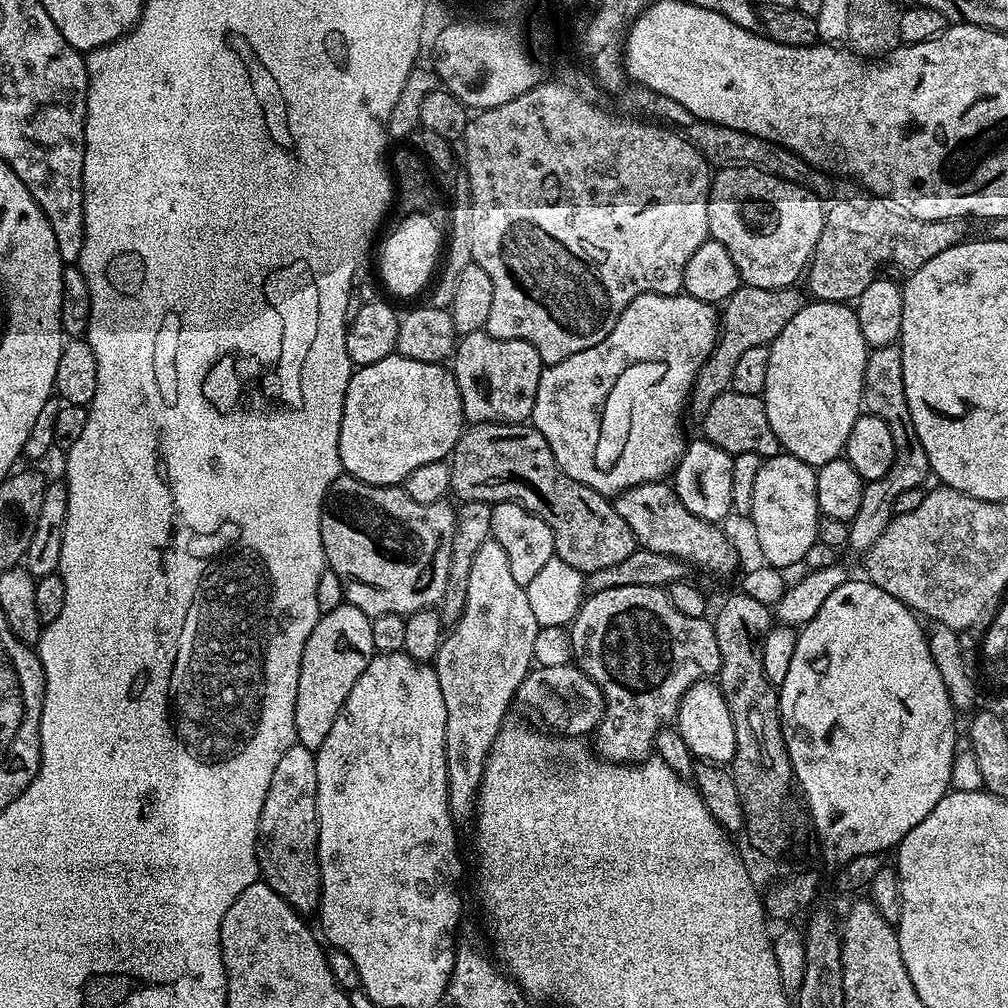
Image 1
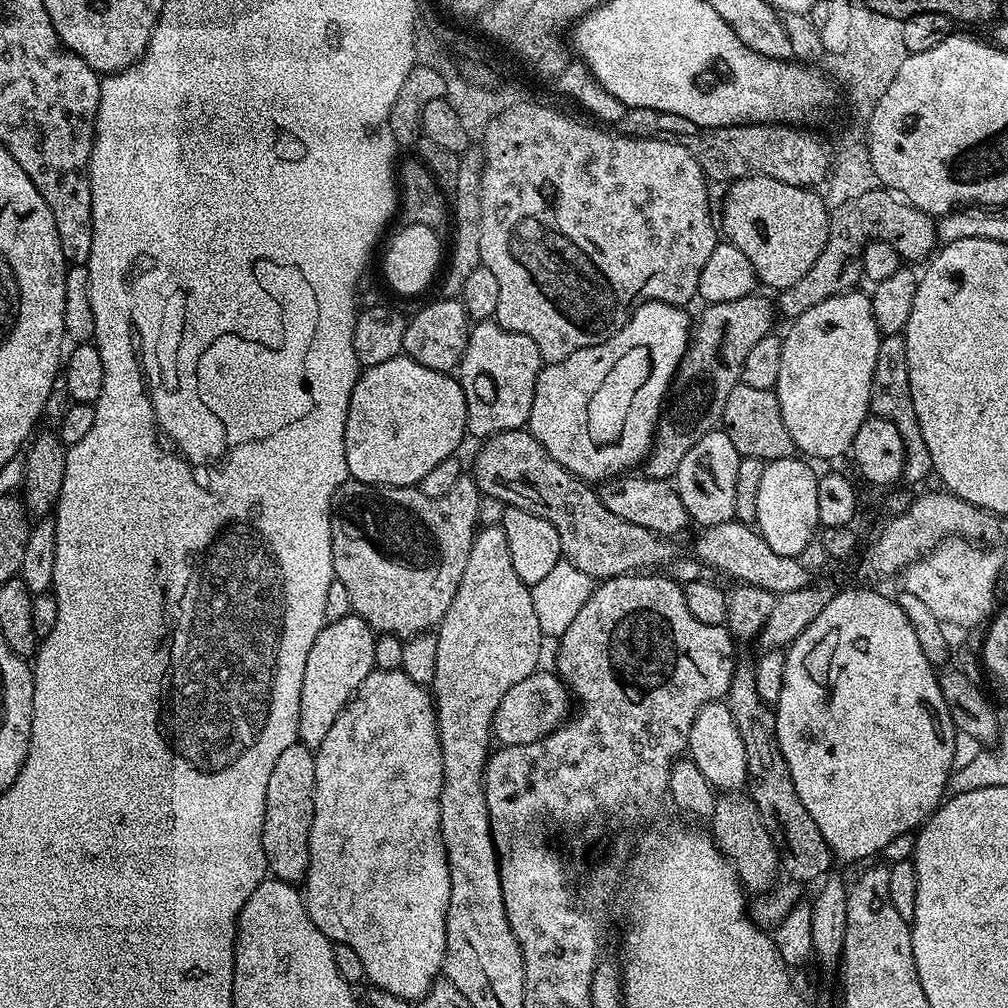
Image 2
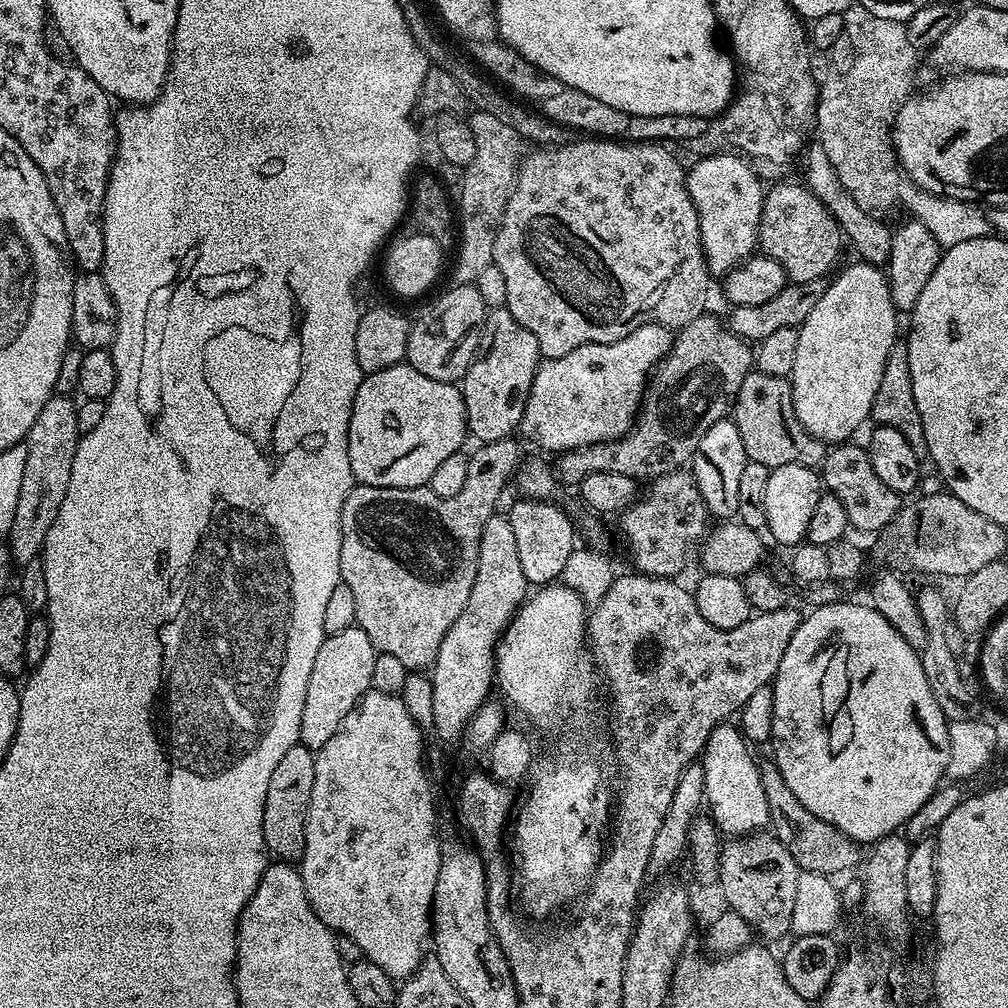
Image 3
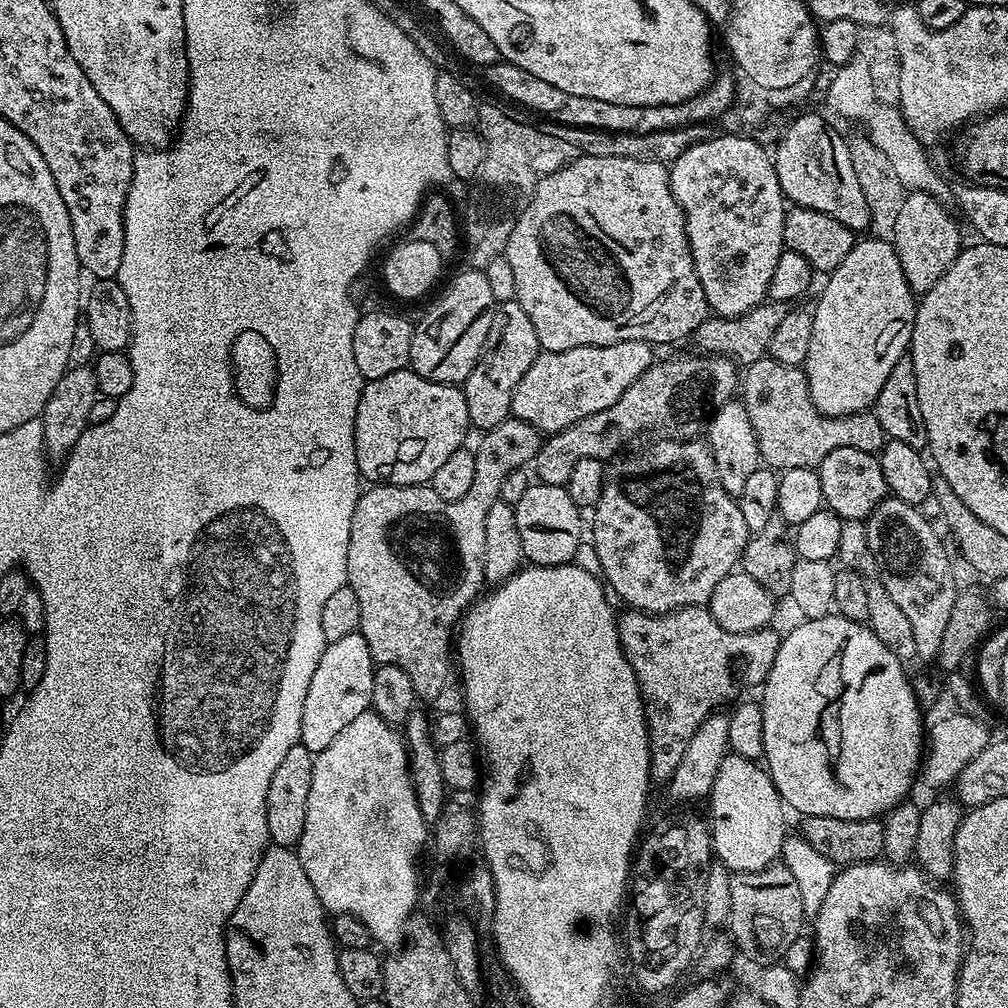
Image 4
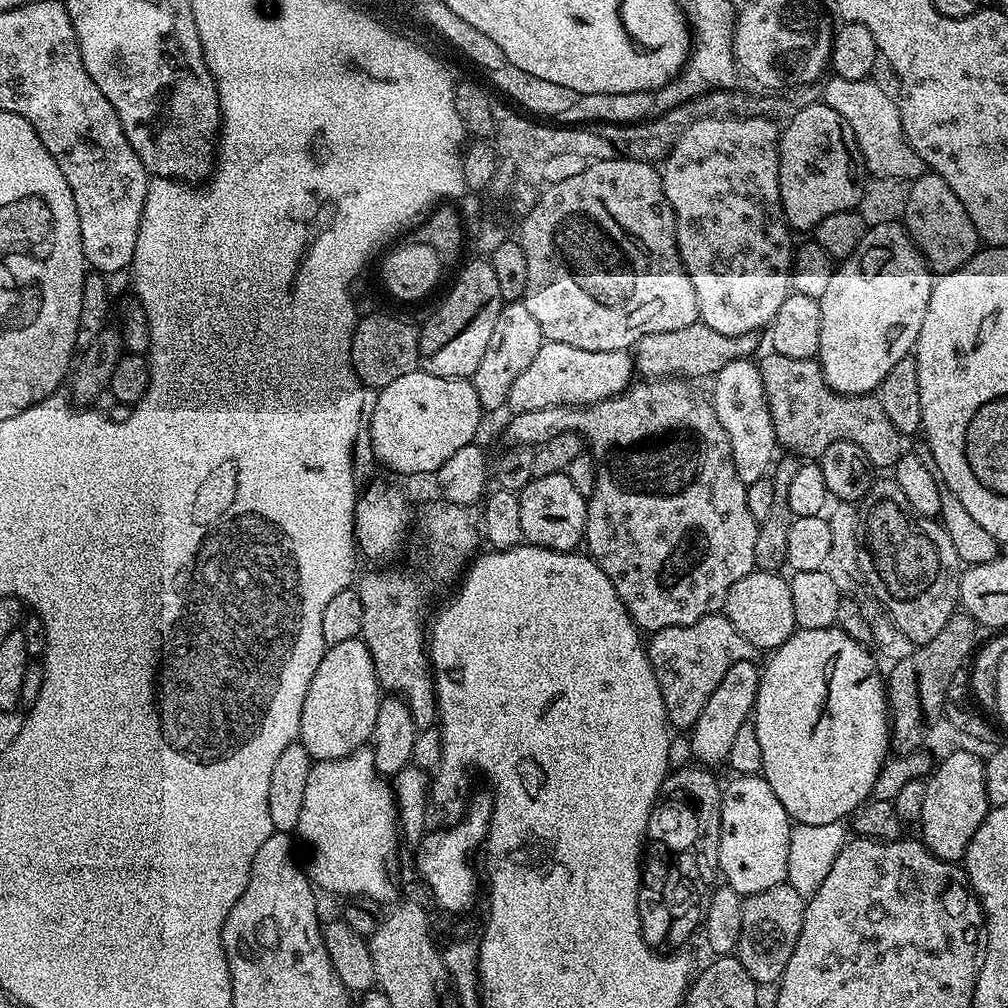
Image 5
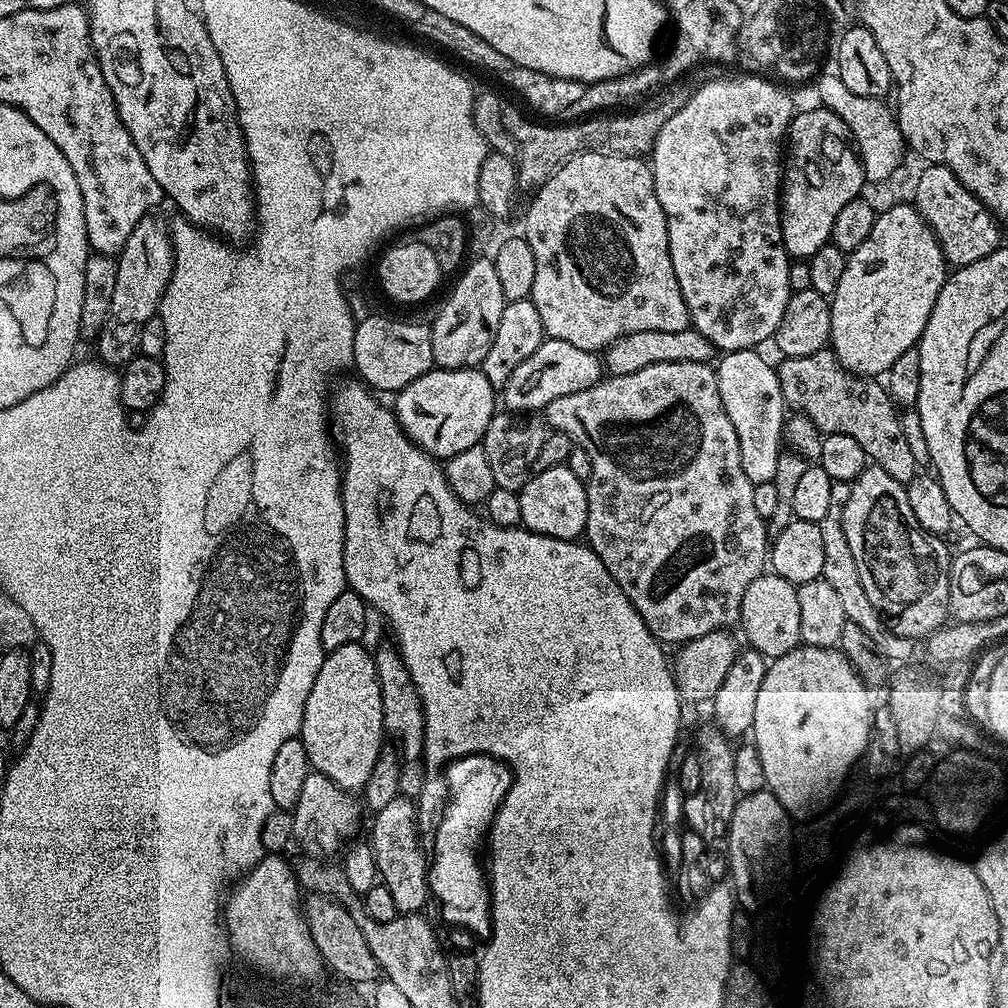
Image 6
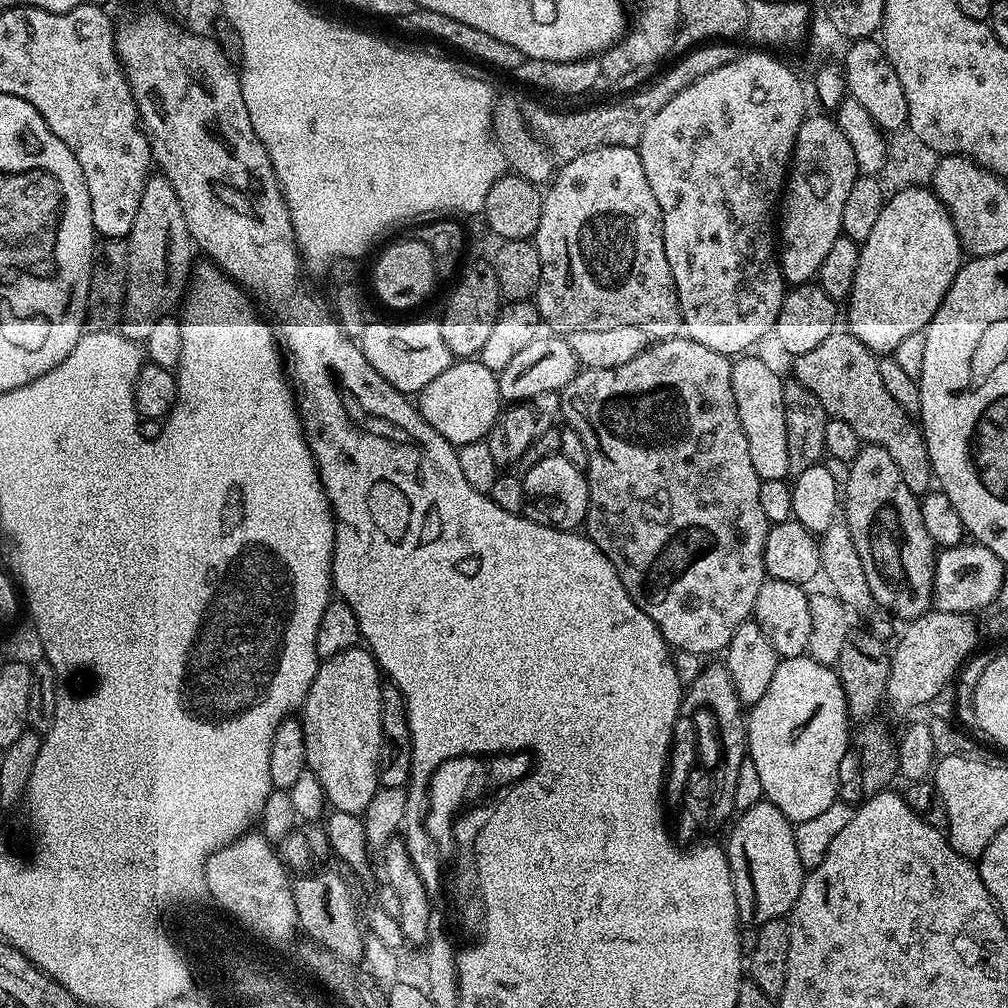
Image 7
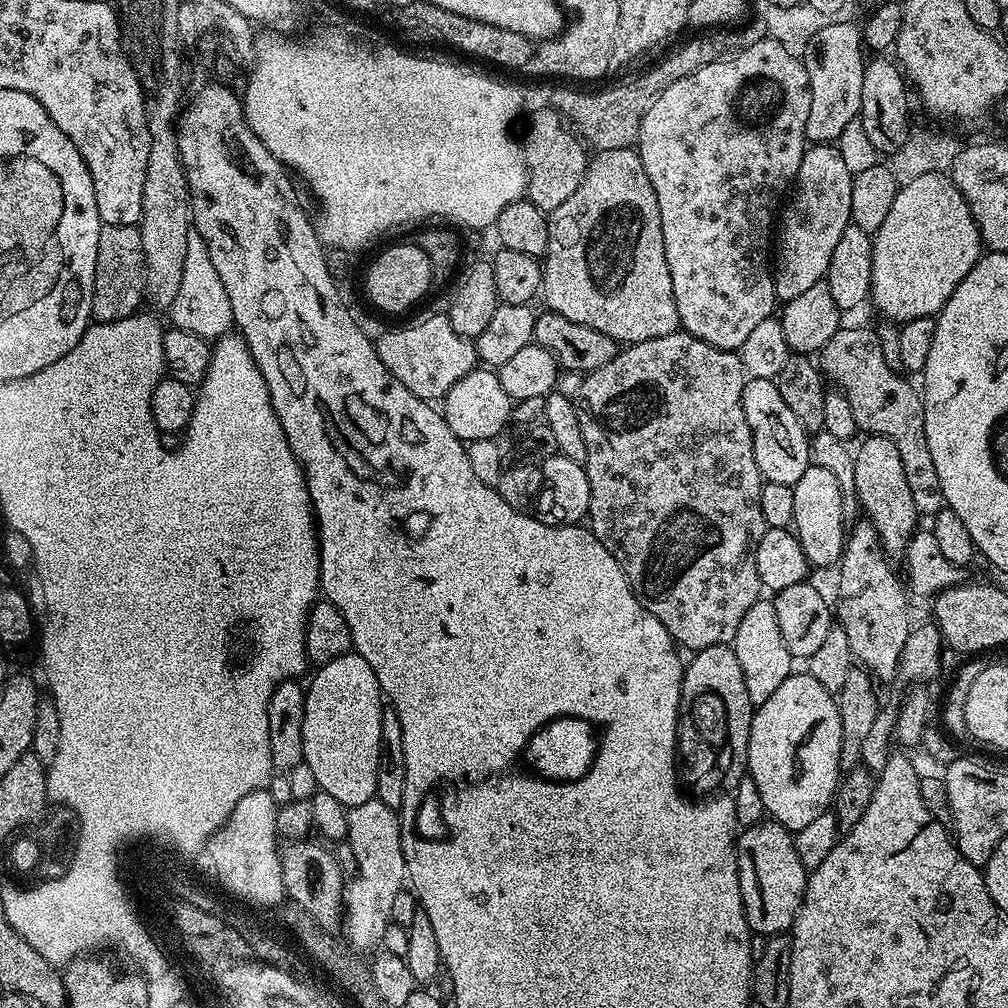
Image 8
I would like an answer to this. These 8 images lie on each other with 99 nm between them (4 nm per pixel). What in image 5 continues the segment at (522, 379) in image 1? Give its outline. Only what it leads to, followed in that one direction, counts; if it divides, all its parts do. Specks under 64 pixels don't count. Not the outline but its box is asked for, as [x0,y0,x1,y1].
[471,300,545,409]

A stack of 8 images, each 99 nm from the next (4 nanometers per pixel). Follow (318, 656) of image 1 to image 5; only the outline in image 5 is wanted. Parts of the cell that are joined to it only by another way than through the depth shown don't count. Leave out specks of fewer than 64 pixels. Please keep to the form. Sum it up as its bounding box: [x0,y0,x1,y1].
[298,638,382,761]

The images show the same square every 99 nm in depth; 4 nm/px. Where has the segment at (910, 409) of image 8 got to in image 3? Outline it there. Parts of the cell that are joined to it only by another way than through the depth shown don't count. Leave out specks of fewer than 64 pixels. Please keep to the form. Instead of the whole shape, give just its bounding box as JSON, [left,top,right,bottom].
[730,370,826,470]

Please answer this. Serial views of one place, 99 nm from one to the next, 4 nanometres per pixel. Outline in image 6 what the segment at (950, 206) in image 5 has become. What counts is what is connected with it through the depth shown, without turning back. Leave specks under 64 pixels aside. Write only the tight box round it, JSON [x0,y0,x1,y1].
[916,164,1001,269]

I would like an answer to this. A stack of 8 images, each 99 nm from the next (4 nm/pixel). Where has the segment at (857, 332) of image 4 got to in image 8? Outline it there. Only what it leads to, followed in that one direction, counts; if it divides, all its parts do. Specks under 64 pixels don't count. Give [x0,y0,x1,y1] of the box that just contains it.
[870,172,982,322]

